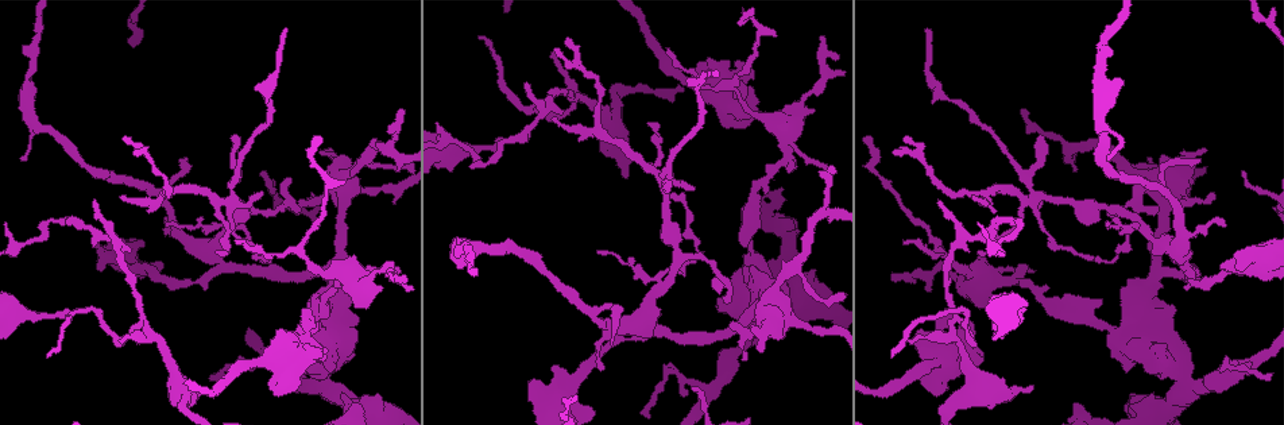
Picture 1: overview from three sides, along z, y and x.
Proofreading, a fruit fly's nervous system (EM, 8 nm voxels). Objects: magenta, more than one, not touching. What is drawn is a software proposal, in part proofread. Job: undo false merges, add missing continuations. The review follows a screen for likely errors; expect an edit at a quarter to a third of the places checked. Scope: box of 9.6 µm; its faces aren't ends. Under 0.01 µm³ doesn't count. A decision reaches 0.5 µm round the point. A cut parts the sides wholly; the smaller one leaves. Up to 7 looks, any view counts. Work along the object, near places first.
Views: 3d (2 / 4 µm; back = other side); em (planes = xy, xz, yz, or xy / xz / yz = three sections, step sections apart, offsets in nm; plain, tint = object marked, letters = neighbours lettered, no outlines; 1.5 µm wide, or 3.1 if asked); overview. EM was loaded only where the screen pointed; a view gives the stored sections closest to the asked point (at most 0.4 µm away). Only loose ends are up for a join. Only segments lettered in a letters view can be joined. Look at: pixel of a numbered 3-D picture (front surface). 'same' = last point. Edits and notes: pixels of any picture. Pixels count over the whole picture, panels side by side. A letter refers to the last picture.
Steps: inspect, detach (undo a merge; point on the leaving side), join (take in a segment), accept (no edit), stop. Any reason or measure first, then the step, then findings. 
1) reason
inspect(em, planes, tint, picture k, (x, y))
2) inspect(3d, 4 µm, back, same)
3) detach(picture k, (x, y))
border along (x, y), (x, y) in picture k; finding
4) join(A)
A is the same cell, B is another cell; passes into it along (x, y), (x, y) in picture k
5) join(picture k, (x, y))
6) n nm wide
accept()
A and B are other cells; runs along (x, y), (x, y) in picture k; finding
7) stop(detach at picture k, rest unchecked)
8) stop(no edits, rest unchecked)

inspect(3d, 2 µm, picture 1, (500, 138))

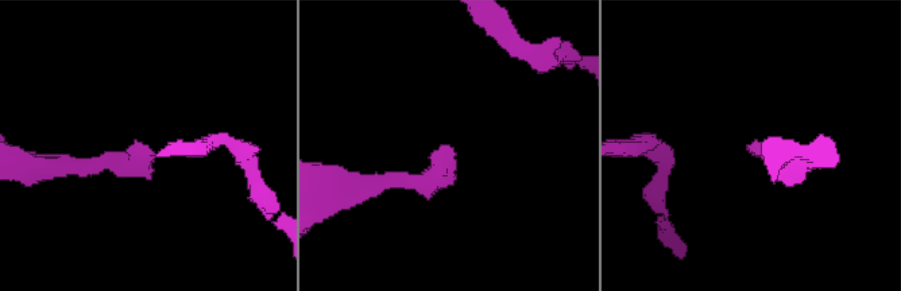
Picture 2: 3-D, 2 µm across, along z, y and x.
inspect(em, xz, step 4, tint, picture 2, (145, 147))

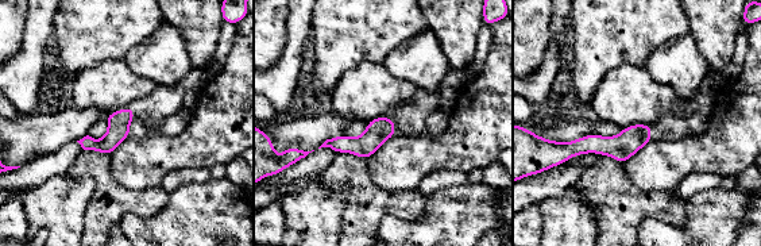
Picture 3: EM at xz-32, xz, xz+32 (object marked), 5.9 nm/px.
inspect(em, planes, letters, same)

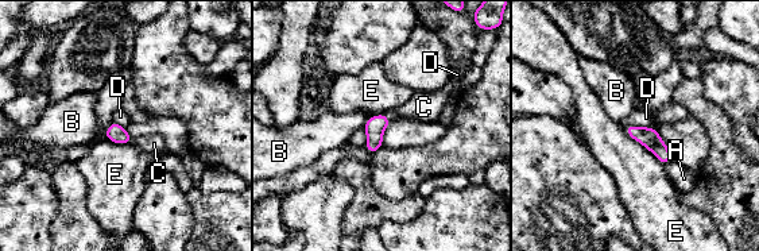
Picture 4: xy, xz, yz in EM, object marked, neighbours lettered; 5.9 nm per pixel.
120 nm wide
join(C)
C is the same cell, A, B, D and E are other cells; passes into it along (375, 126), (387, 116), (423, 107) in picture 4; it goes on there

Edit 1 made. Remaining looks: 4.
thick end
inspect(3d, 2 µm, picture 1, (755, 110))

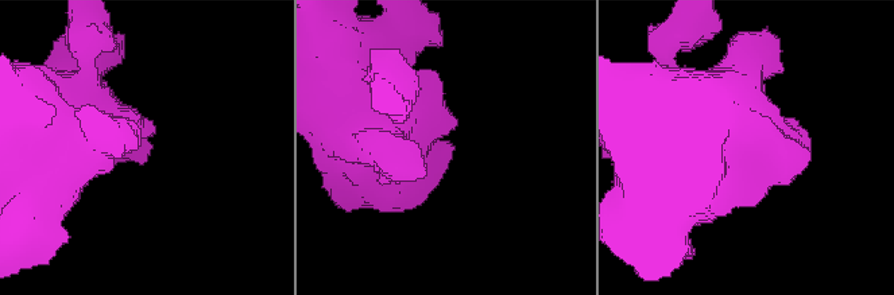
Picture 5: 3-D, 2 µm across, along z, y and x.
inspect(em, planes, tint, picture 5, (149, 151))

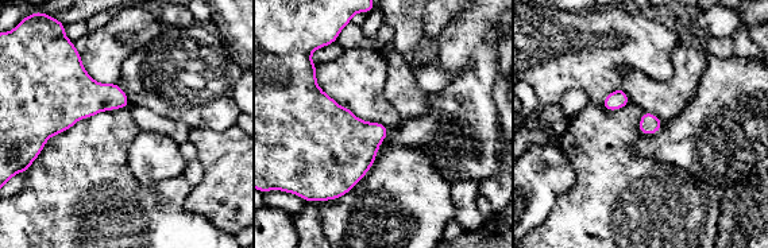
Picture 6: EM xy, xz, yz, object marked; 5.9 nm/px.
what lies round it
inspect(em, planes, letters, same)

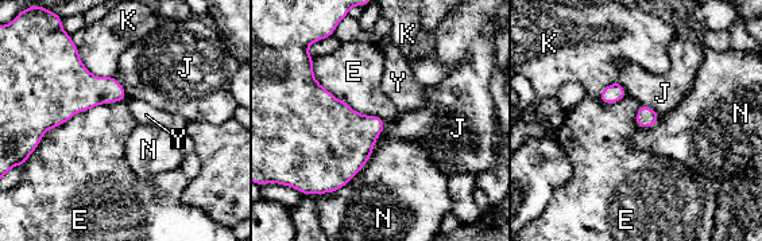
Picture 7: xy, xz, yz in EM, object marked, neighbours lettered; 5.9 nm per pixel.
accept()
E, J, K, N and Y are other cells; border along (371, 155), (341, 187), (325, 194) in picture 7; none of them fits

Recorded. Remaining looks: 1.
stop(join at picture 4, rest unchecked)

